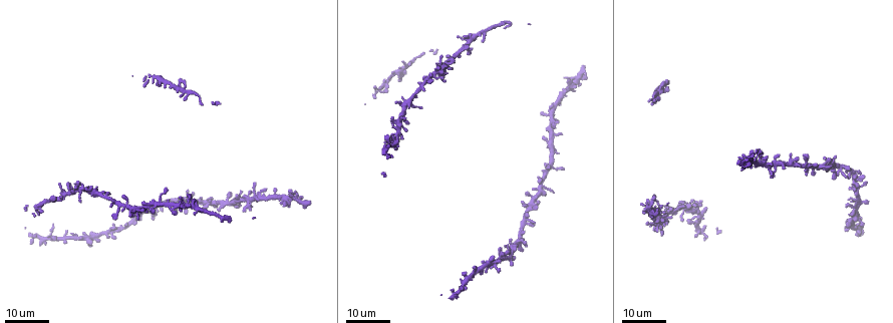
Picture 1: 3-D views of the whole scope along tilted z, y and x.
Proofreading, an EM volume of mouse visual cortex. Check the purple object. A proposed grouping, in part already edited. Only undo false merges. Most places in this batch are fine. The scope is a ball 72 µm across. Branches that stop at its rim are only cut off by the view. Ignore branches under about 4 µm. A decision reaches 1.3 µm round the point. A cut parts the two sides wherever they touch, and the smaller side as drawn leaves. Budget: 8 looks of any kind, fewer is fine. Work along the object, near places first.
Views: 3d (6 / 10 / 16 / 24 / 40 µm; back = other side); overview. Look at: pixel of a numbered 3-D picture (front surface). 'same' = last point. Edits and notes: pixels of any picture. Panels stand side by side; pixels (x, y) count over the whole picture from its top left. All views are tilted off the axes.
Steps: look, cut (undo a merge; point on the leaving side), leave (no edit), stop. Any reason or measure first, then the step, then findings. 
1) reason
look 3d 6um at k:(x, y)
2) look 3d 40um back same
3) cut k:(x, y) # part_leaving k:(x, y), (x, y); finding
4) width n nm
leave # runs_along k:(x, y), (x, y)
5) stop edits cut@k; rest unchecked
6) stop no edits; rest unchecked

a fork
look 3d 16um at 1:(285, 196)

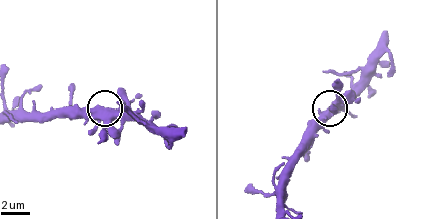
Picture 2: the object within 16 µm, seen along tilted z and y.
look 3d 6um same

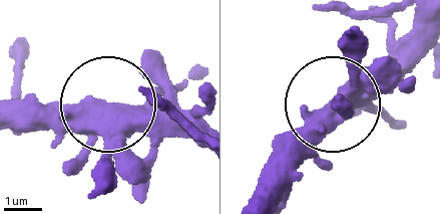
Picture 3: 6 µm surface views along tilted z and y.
arms 3
leave # continuous, no second neuron

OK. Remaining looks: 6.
thin arm on a thick one
look 3d 16um at 1:(843, 167)

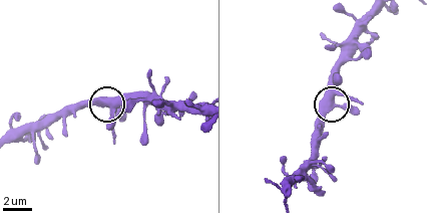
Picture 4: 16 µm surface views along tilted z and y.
look 3d 10um at 4:(331, 95)

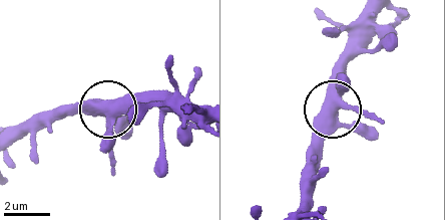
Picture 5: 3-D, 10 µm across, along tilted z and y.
leave # continuous, no second neuron

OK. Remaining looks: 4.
looks like a crossing
look 3d 24um at 1:(50, 237)

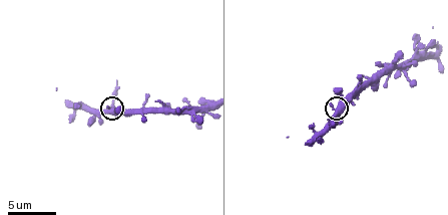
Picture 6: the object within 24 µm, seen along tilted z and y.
look 3d 6um at 6:(339, 114)

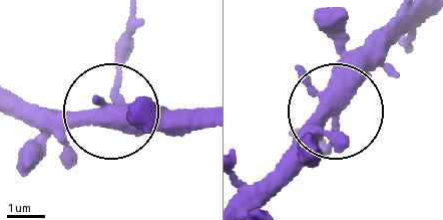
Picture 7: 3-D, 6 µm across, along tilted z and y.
arms 4
leave # runs_along 7:(197, 114), (116, 108), (125, 46); one neuron here

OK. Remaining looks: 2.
two arms in line, one across
look 3d 16um at 1:(764, 160)

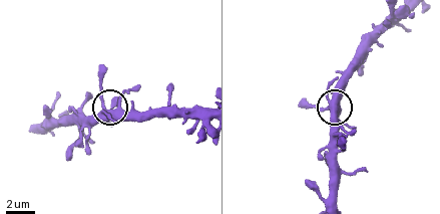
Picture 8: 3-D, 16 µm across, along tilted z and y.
closer look
look 3d 10um at 8:(102, 104)

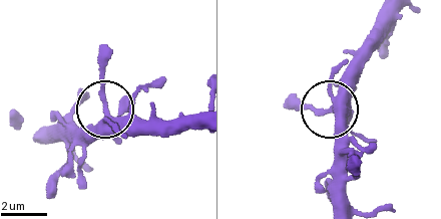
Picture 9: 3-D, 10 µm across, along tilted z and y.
side_arm 57 um
leave # all the same neuron

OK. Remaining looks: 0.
stop no edits; rest unchecked

